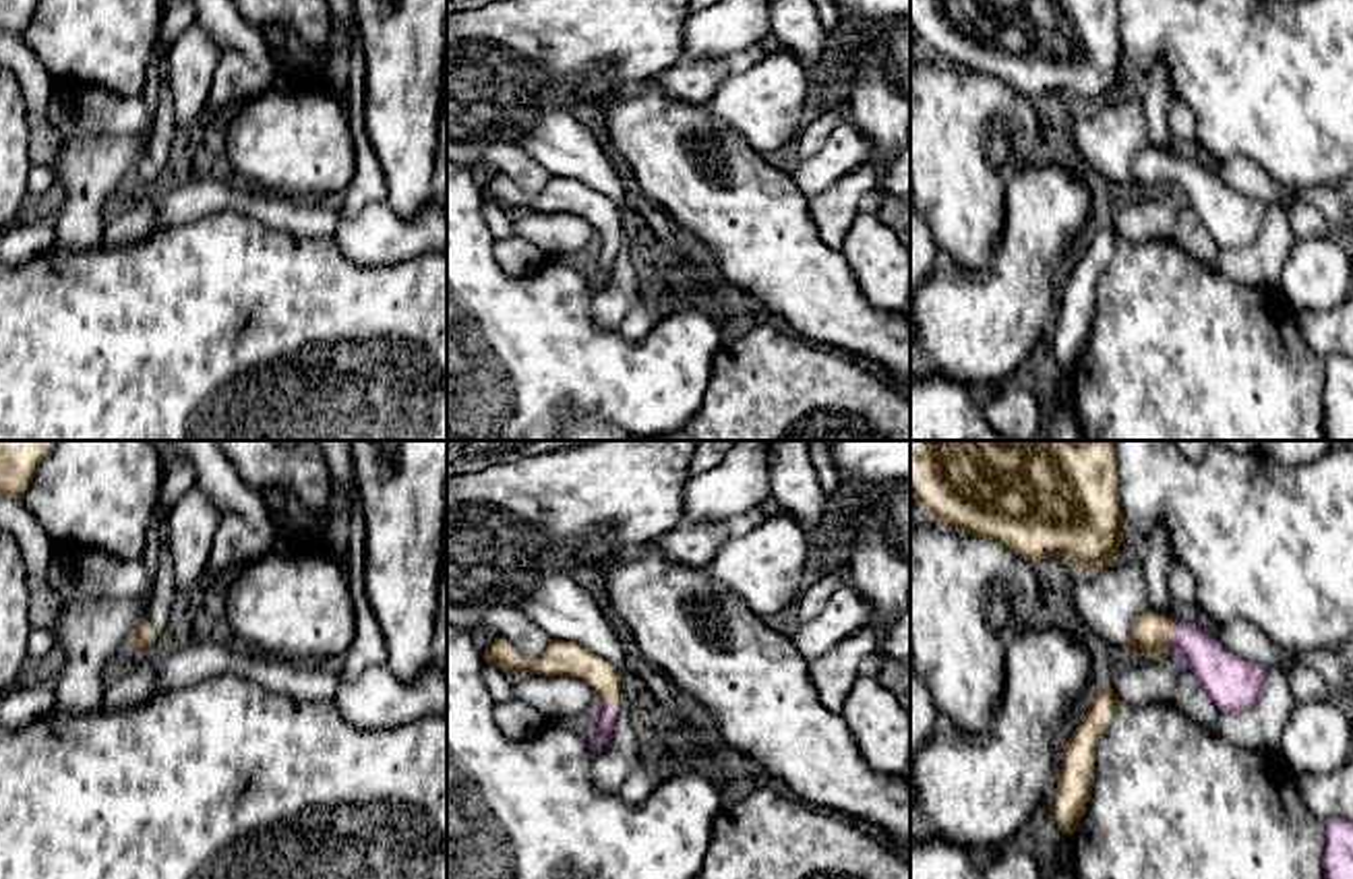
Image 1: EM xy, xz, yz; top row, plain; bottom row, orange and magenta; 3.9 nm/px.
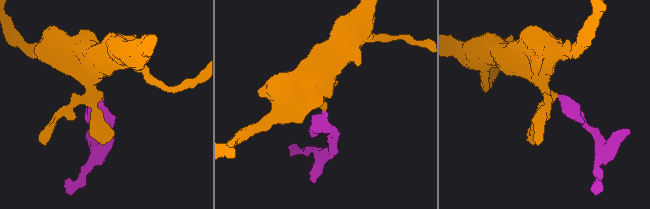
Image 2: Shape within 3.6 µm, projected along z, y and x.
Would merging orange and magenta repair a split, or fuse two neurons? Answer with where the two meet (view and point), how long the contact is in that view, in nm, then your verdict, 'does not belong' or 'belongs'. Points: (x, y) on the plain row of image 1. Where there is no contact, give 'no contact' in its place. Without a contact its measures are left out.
yz (1169, 172) | 80 nm | belongs

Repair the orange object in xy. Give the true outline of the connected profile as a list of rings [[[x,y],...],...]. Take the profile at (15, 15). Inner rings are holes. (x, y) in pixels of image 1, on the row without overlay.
[[[0,0],[0,31],[21,37],[37,4],[39,0]]]

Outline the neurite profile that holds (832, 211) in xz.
[[[867,161],[842,176],[834,186],[809,196],[809,215],[823,244],[840,250],[850,223],[875,192],[877,180],[879,168]]]

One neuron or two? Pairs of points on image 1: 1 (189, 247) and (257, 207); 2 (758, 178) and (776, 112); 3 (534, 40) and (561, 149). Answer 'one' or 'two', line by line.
1: two
2: two
3: two

